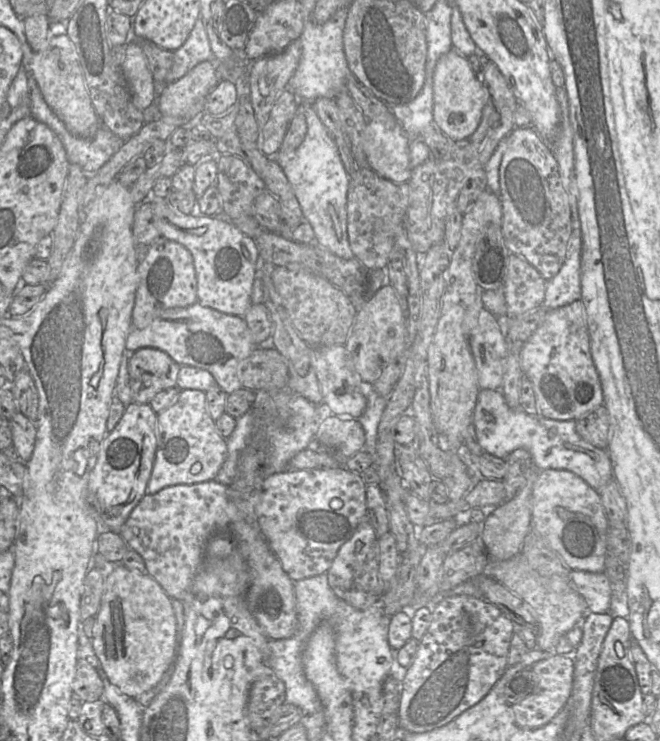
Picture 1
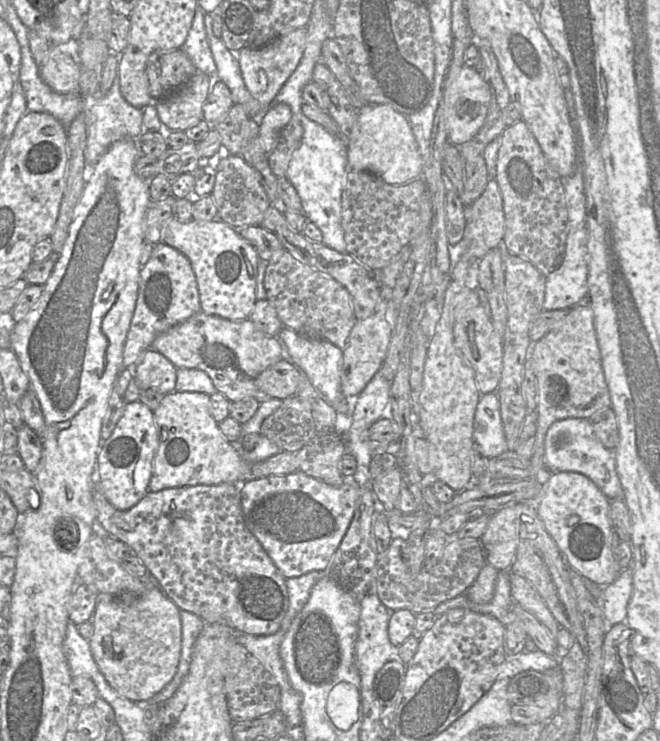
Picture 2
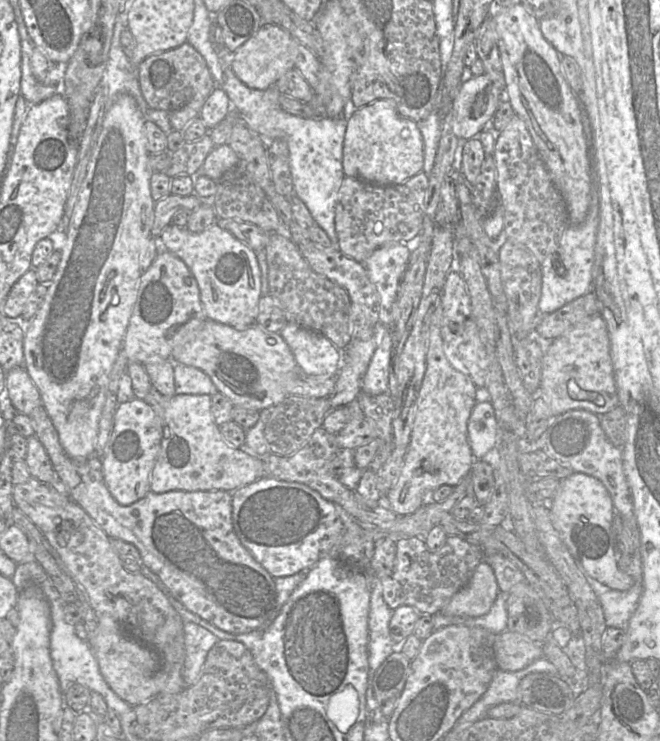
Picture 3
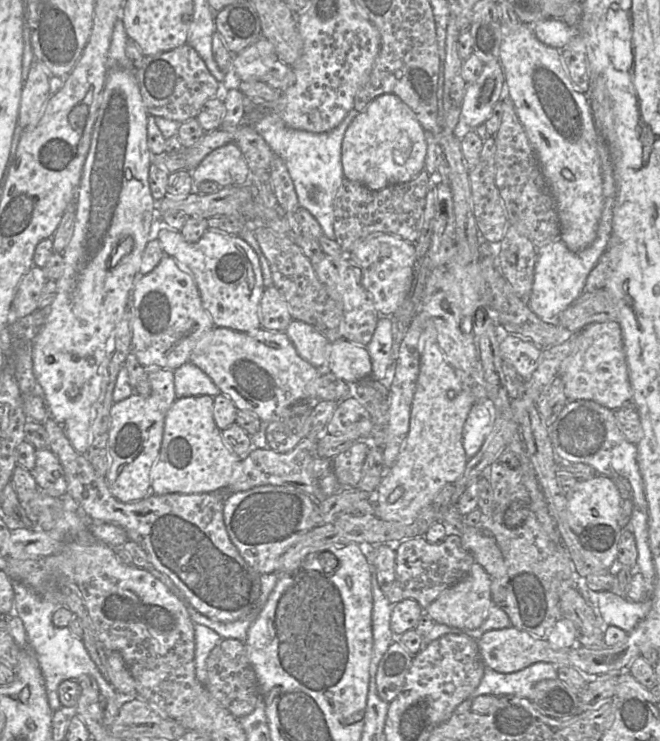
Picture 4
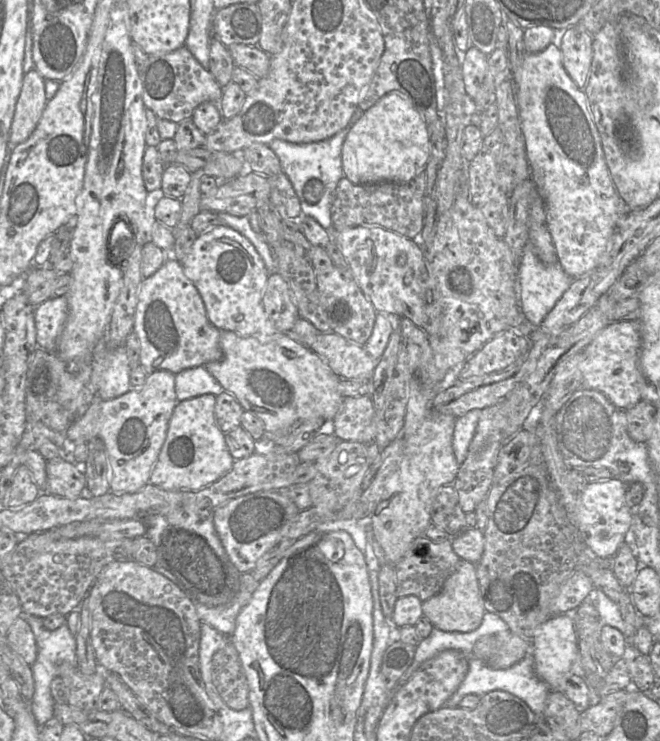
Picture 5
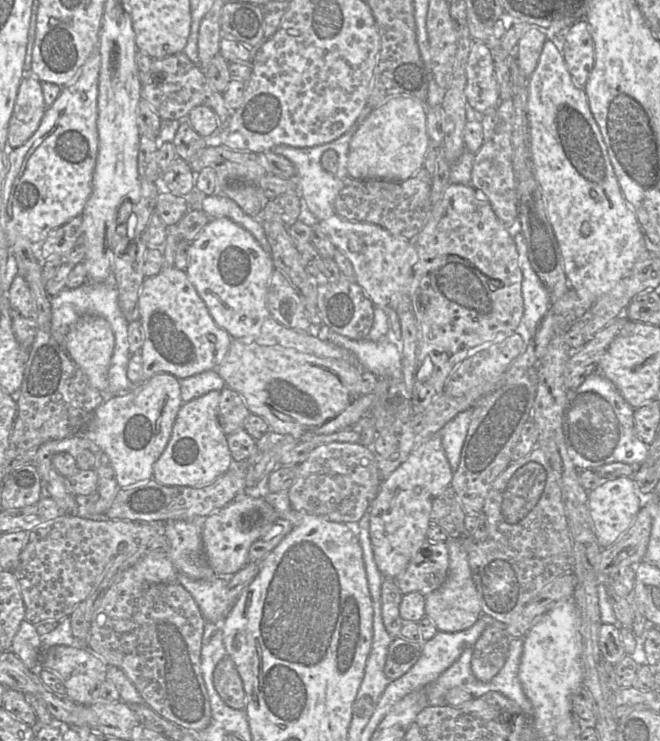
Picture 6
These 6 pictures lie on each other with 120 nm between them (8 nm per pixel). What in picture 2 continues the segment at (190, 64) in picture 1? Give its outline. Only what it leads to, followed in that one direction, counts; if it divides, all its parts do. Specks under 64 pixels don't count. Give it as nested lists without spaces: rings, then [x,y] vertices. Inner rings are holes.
[[[197,4],[191,28],[181,49],[198,71],[214,77],[216,65],[206,37],[204,17],[205,12]]]

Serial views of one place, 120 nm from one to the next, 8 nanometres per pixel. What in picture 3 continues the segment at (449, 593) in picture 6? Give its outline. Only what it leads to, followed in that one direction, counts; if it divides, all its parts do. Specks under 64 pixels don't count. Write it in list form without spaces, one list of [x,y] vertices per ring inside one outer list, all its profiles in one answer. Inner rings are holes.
[[[482,561],[469,582],[451,597],[440,612],[450,616],[483,616],[491,609],[499,591],[493,569]]]

